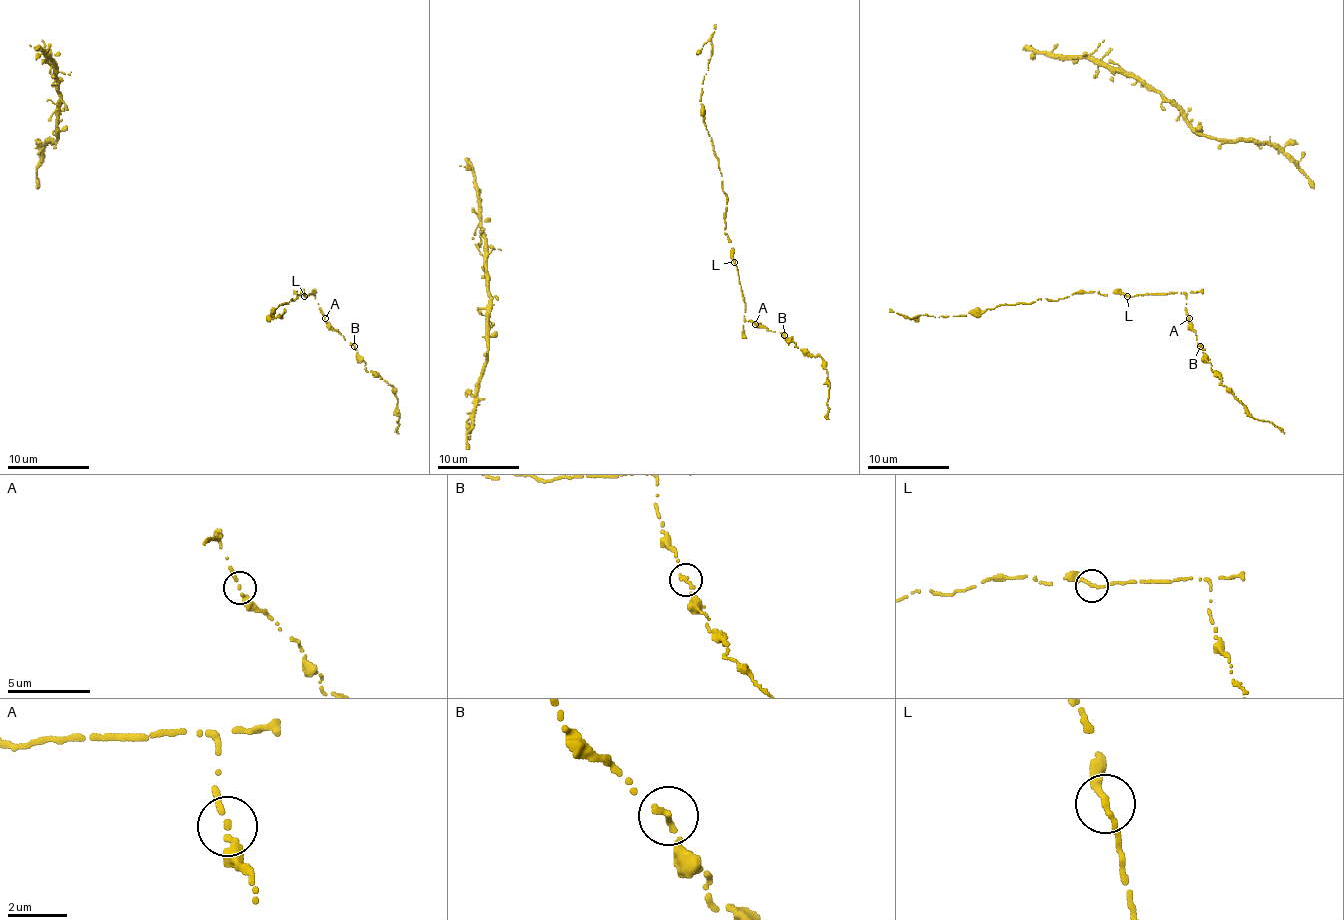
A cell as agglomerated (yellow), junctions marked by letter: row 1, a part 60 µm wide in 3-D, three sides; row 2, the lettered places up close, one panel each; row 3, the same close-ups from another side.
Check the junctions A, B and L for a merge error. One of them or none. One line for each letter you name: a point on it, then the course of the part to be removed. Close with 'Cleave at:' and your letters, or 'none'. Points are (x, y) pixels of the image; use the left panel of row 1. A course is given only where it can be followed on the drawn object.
Cleave at: none

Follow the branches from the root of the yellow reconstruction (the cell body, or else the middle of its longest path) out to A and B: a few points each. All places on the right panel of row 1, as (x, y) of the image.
A: (1121, 290), (1127, 296), (1182, 292), (1186, 296), (1189, 318)
B: (1121, 290), (1127, 296), (1182, 292), (1186, 296), (1191, 329), (1201, 345)

